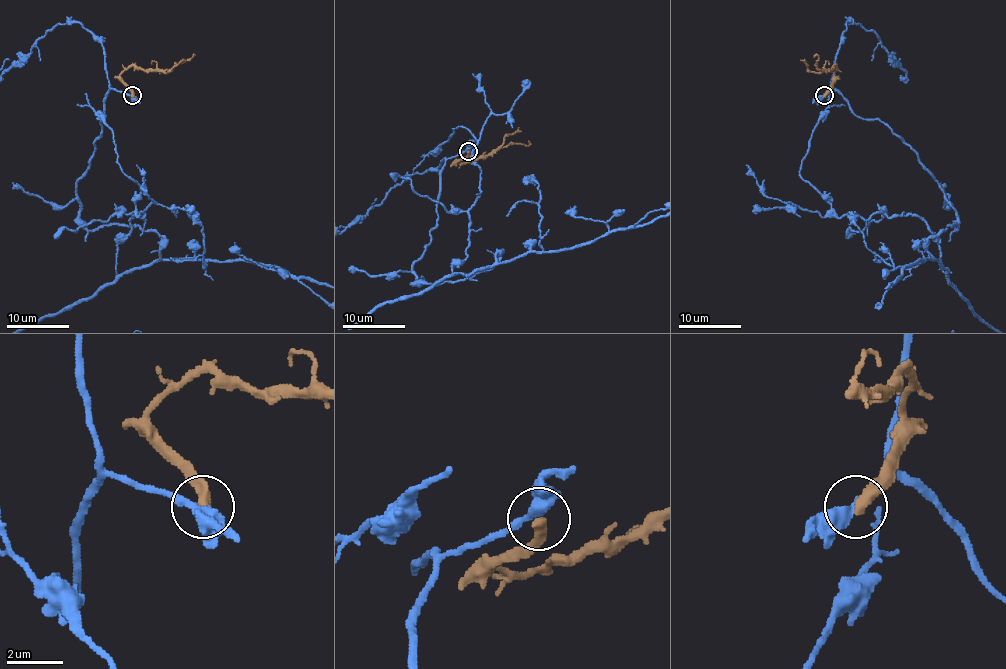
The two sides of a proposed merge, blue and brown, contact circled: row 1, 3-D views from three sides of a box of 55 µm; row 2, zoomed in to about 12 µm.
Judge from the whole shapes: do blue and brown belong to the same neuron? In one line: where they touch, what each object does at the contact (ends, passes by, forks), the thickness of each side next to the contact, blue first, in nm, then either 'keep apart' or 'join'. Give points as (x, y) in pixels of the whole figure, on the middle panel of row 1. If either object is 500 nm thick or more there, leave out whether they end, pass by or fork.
(468, 151) | blue passes by | brown ends | 400/440 nm | keep apart

